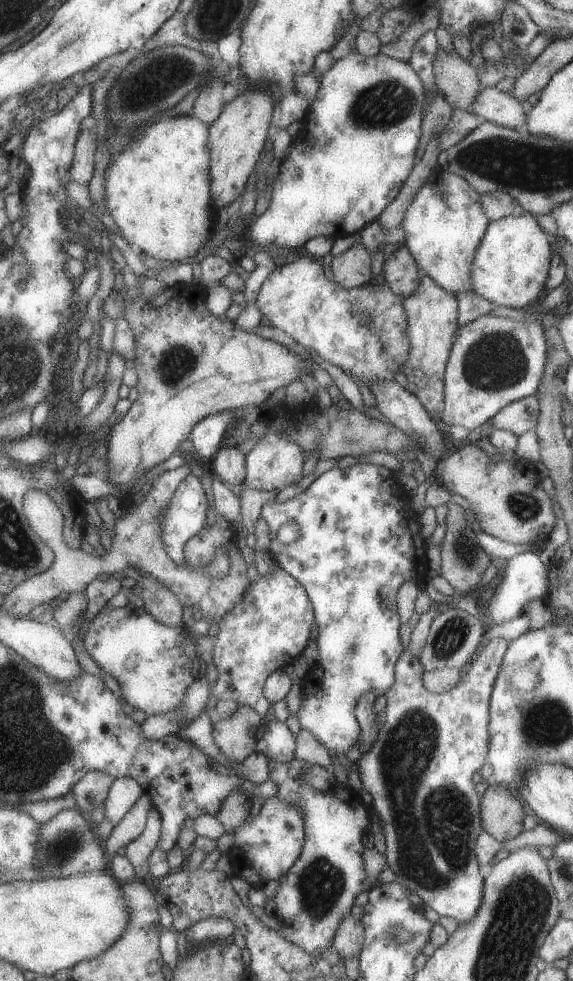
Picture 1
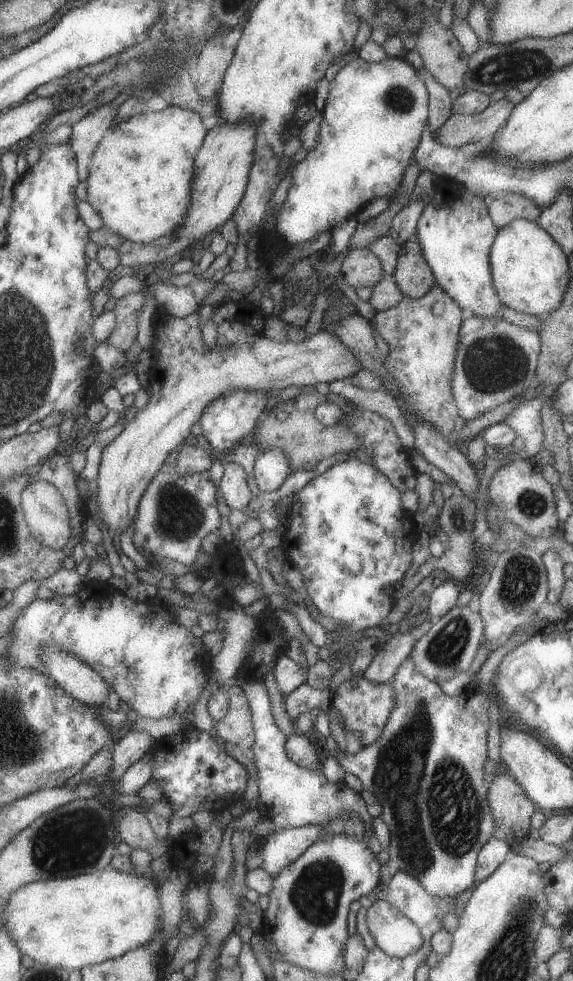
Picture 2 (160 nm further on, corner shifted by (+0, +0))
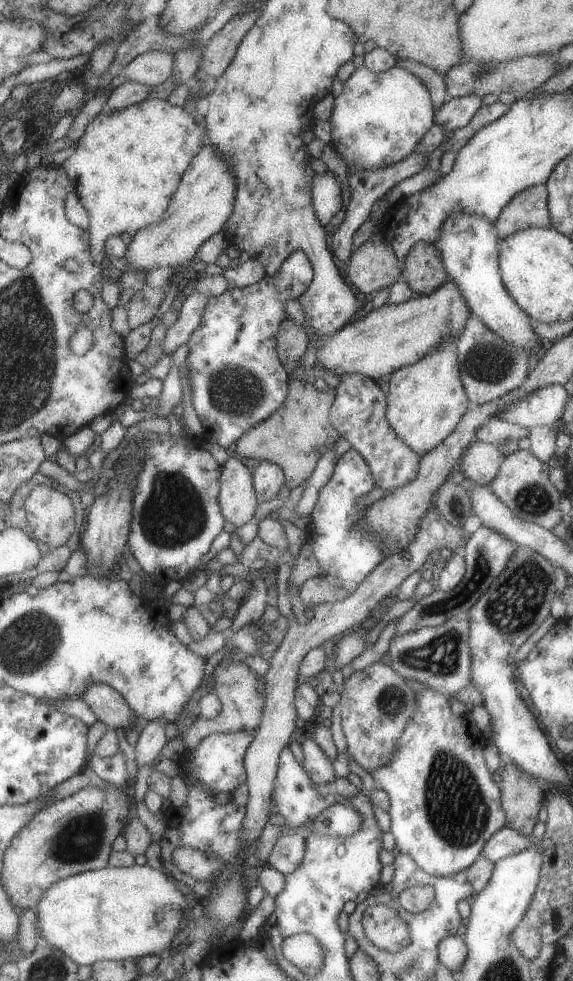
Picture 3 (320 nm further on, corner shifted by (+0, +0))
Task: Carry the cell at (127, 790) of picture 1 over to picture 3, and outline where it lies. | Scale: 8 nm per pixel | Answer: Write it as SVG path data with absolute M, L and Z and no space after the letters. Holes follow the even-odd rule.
M161 717L160 719L146 721L134 746L137 770L144 764L151 762L157 756L162 744L165 742L164 740L164 718Z

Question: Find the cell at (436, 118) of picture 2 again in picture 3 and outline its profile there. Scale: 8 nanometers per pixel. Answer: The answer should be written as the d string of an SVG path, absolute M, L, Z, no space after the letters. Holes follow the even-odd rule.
M397 59L395 66L407 69L413 76L416 76L429 91L432 105L439 108L445 101L449 100L446 93L444 75L427 65L411 59Z

